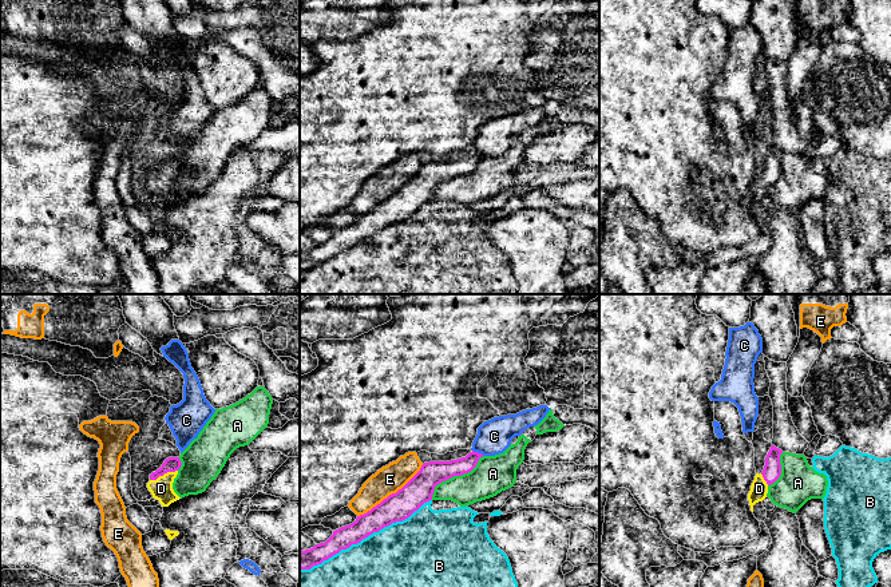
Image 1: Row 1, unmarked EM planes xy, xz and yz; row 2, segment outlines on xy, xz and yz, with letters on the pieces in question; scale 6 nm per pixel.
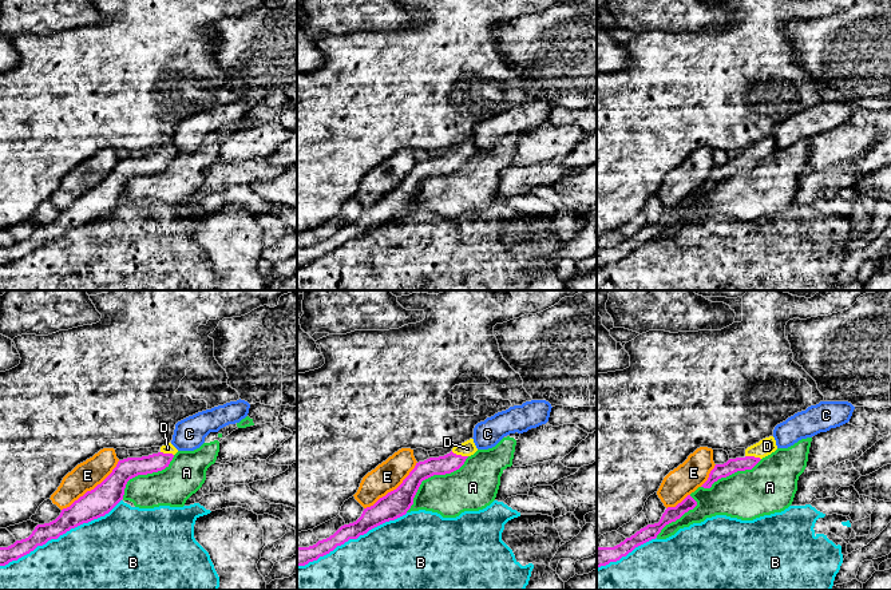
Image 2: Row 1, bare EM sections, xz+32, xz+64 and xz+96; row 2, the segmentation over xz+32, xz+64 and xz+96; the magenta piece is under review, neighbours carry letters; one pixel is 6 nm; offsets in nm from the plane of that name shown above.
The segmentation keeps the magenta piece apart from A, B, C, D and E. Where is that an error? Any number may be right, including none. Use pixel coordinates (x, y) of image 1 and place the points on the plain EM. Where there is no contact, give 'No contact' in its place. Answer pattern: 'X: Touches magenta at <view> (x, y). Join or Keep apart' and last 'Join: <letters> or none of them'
A: Touches magenta at xz (454, 175). Keep apart
B: Touches magenta at xz (365, 237). Keep apart
C: Touches magenta at xz (476, 153). Keep apart
D: Touches magenta at xy (163, 174). Join
E: Touches magenta at xz (392, 194). Keep apart
Join: D

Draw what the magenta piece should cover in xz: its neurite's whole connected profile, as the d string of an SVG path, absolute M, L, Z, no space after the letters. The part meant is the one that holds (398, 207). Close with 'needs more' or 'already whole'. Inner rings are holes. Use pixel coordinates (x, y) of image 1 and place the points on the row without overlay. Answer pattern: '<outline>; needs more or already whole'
M472 151L458 160L424 163L420 171L396 194L389 195L367 214L357 217L352 225L333 231L325 243L300 251L300 270L310 270L373 233L408 219L424 203L432 201L437 185L471 172L480 158L483 158L482 154Z; already whole

